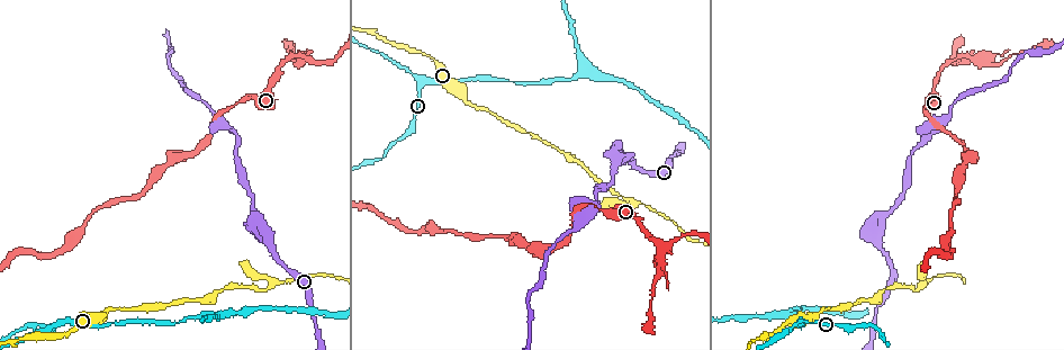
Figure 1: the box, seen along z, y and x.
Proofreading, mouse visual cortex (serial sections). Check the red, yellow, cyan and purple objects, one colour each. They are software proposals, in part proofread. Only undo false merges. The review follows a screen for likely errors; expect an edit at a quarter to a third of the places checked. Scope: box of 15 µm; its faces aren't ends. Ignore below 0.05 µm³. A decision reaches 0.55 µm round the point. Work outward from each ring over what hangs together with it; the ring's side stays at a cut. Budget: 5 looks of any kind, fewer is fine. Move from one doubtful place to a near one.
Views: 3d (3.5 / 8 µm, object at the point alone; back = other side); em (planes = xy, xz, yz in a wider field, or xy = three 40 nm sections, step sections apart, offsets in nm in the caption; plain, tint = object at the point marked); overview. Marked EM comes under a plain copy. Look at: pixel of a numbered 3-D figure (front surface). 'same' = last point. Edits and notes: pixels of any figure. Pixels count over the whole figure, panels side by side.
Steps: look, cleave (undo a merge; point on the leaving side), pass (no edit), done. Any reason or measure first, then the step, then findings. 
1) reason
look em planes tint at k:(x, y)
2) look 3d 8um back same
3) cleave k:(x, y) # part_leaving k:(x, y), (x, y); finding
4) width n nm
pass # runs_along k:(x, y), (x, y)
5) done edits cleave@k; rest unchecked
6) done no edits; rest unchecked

sharp bend
look 3d 3.5um at 1:(657, 248)

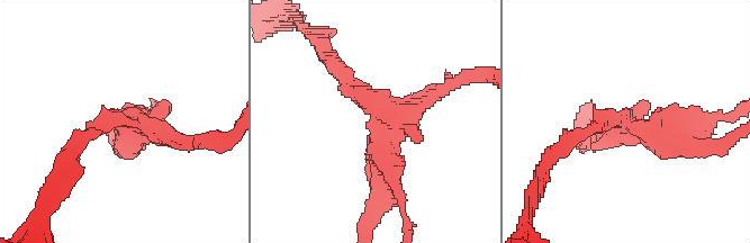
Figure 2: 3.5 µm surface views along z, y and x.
look em xy step 3 tint at 2:(628, 120)

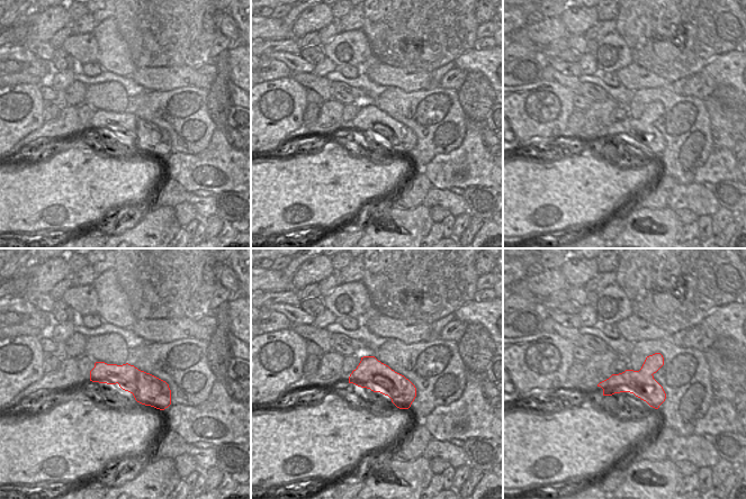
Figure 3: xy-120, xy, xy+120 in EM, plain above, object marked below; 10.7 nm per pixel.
look em xy step 1 tint same

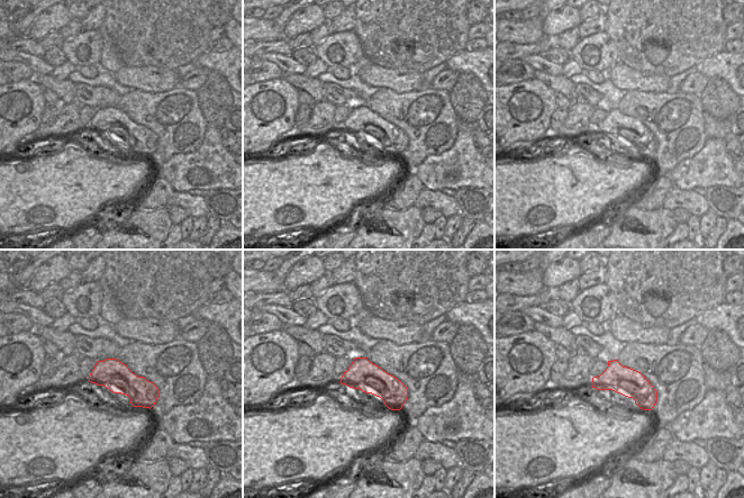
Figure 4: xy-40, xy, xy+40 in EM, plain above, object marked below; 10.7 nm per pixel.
pass # runs_along 2:(335, 68), (383, 119), (377, 186); all the same cell

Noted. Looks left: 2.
sharp bend
look 3d 3.5um at 1:(879, 233)

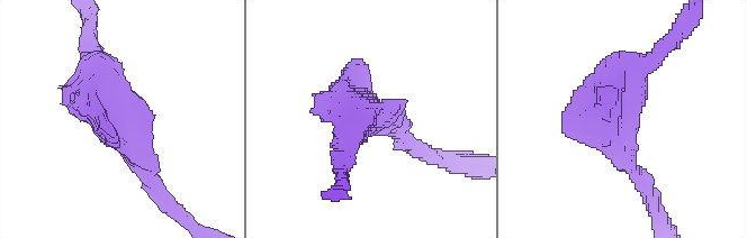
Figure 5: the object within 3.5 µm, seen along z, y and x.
look em planes tint at 5:(617, 123)

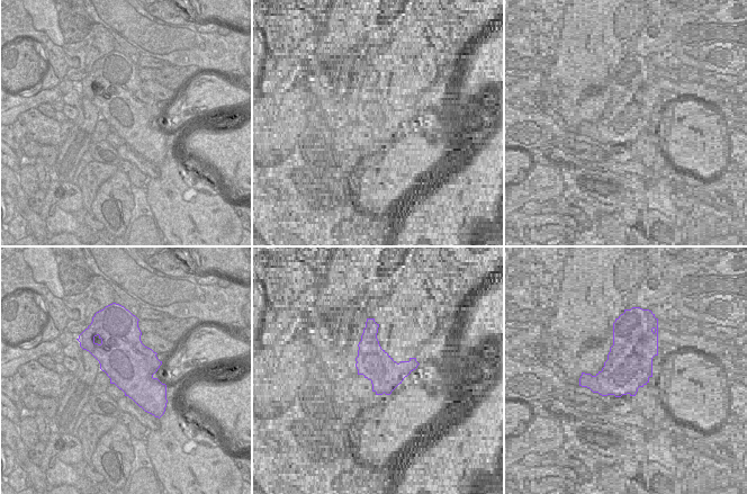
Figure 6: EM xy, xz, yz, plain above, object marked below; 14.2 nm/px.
pass # runs_along 5:(151, 182), (119, 134), (96, 65); all the same cell

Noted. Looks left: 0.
done no edits; rest unchecked

